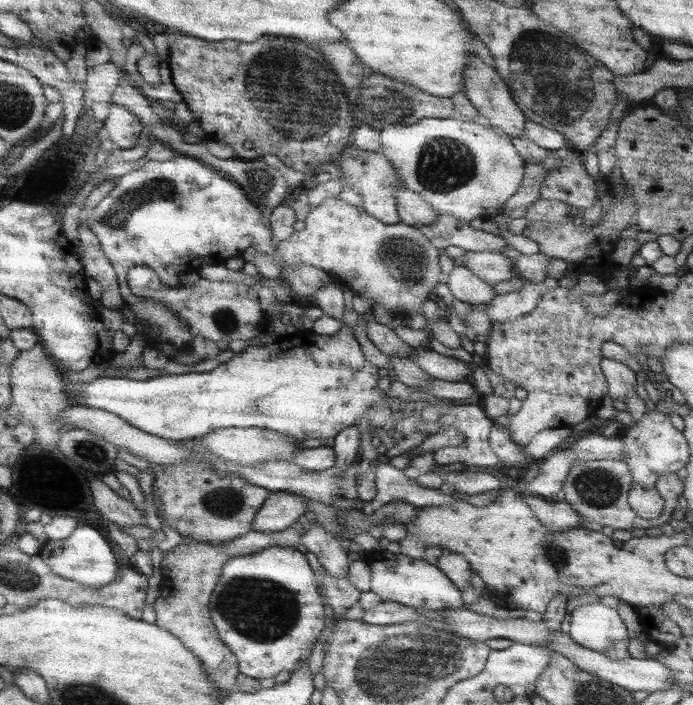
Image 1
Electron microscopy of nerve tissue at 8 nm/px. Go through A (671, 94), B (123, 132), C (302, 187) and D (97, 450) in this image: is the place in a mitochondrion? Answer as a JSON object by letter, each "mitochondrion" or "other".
{"A":"other","B":"other","C":"other","D":"mitochondrion"}

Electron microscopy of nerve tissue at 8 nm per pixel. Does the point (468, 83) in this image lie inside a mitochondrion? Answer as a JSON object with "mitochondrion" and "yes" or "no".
{"mitochondrion":"no"}

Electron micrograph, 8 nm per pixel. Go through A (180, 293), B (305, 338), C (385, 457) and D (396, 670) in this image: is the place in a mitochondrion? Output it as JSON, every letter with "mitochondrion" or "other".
{"A":"other","B":"other","C":"other","D":"mitochondrion"}

